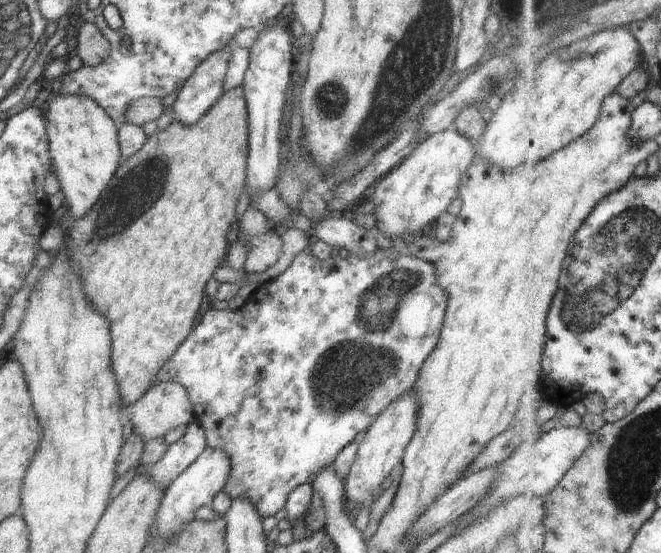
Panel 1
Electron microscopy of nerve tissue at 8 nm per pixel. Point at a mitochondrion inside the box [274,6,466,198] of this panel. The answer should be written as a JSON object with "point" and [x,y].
{"point":[331,96]}

